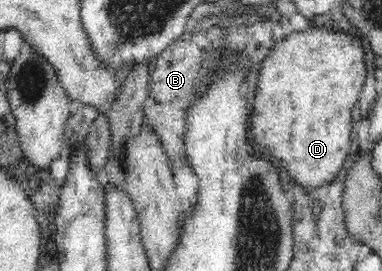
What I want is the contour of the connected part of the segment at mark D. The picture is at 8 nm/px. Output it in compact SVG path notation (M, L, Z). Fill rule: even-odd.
M307 28L305 32L292 32L287 36L277 40L275 46L269 50L268 55L263 59L261 72L259 72L259 84L257 84L257 92L255 92L255 100L253 100L252 112L255 116L250 118L250 140L259 148L265 148L269 152L271 158L275 158L275 162L287 172L289 180L295 181L302 190L313 190L317 187L326 187L332 184L337 174L341 171L345 158L350 154L351 147L351 110L358 103L361 89L363 88L366 71L363 58L363 39L357 36L349 36L343 32L333 32L327 28Z

